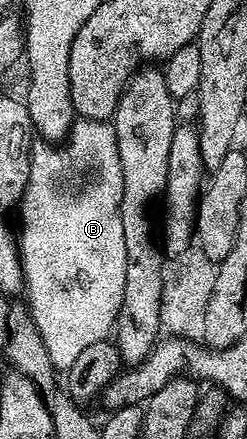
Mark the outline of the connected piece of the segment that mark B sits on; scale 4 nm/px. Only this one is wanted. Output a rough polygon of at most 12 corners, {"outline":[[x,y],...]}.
{"outline":[[76,117],[82,196],[31,147],[26,305],[56,371],[108,341],[125,288],[121,152]]}

